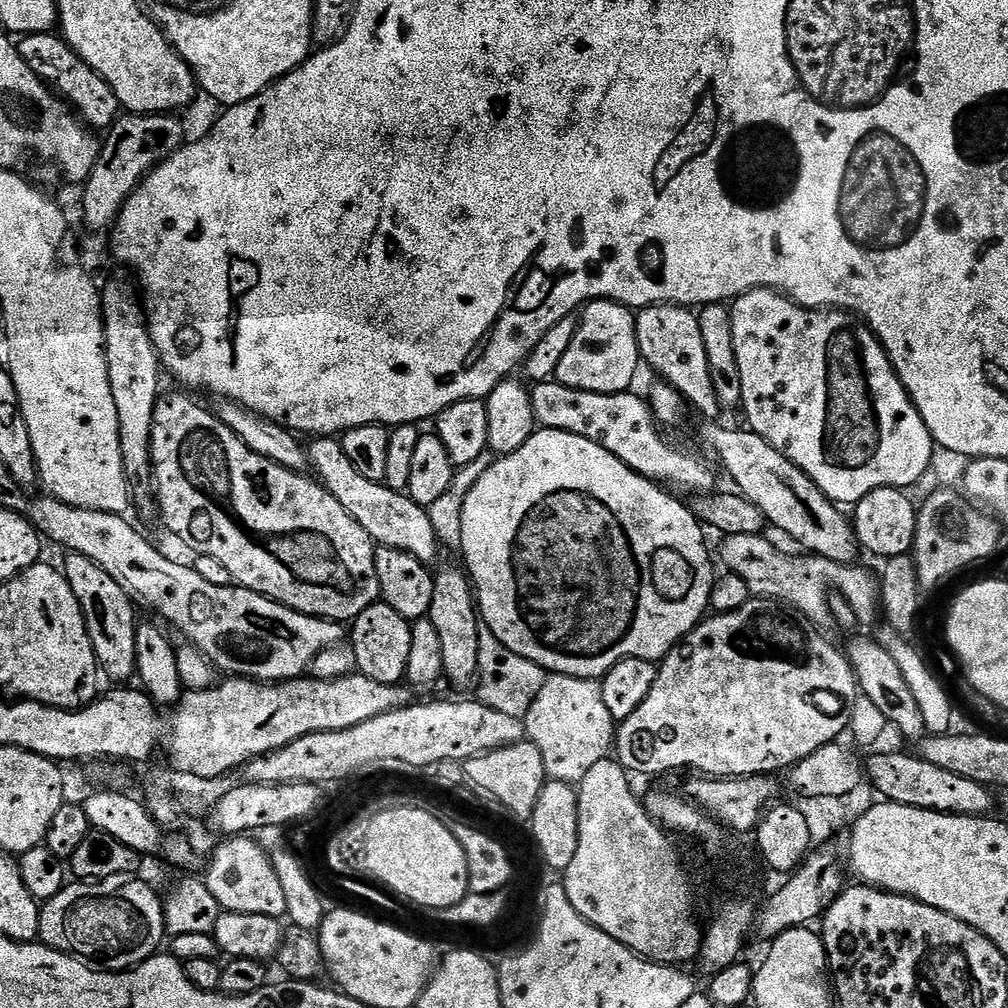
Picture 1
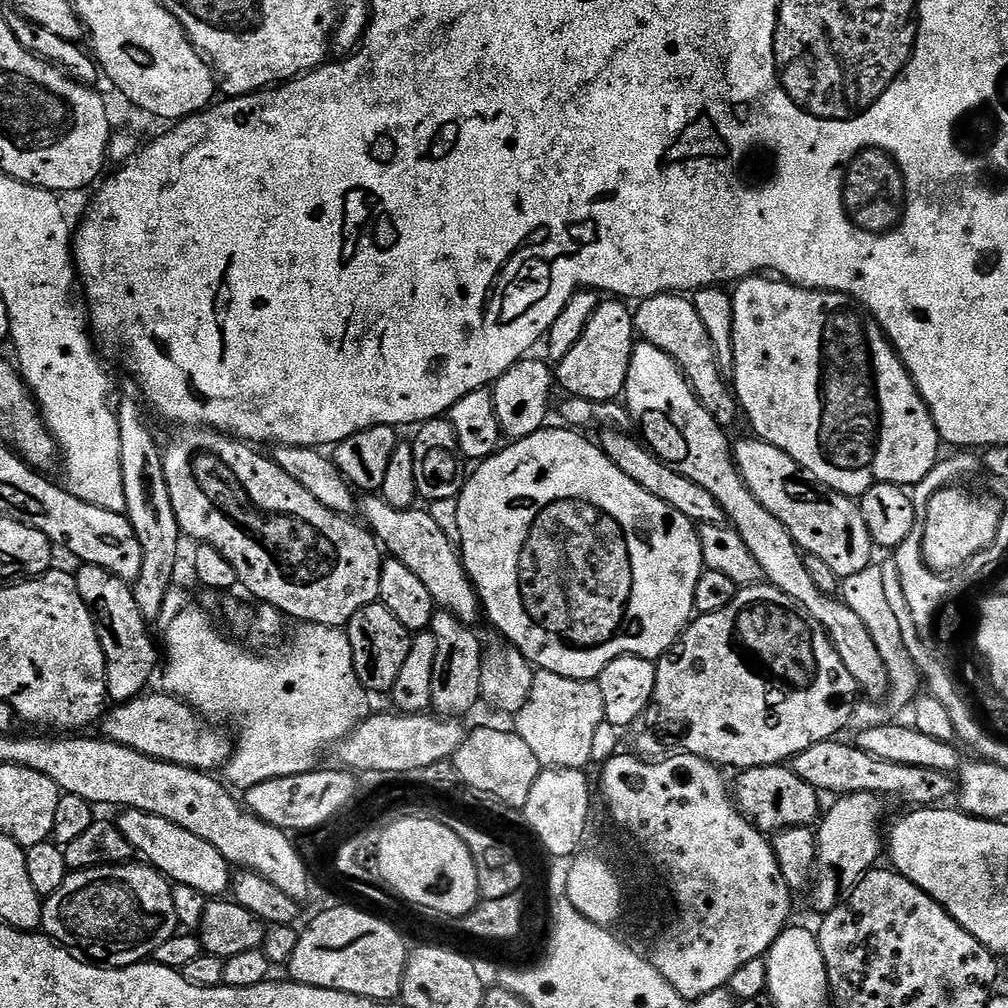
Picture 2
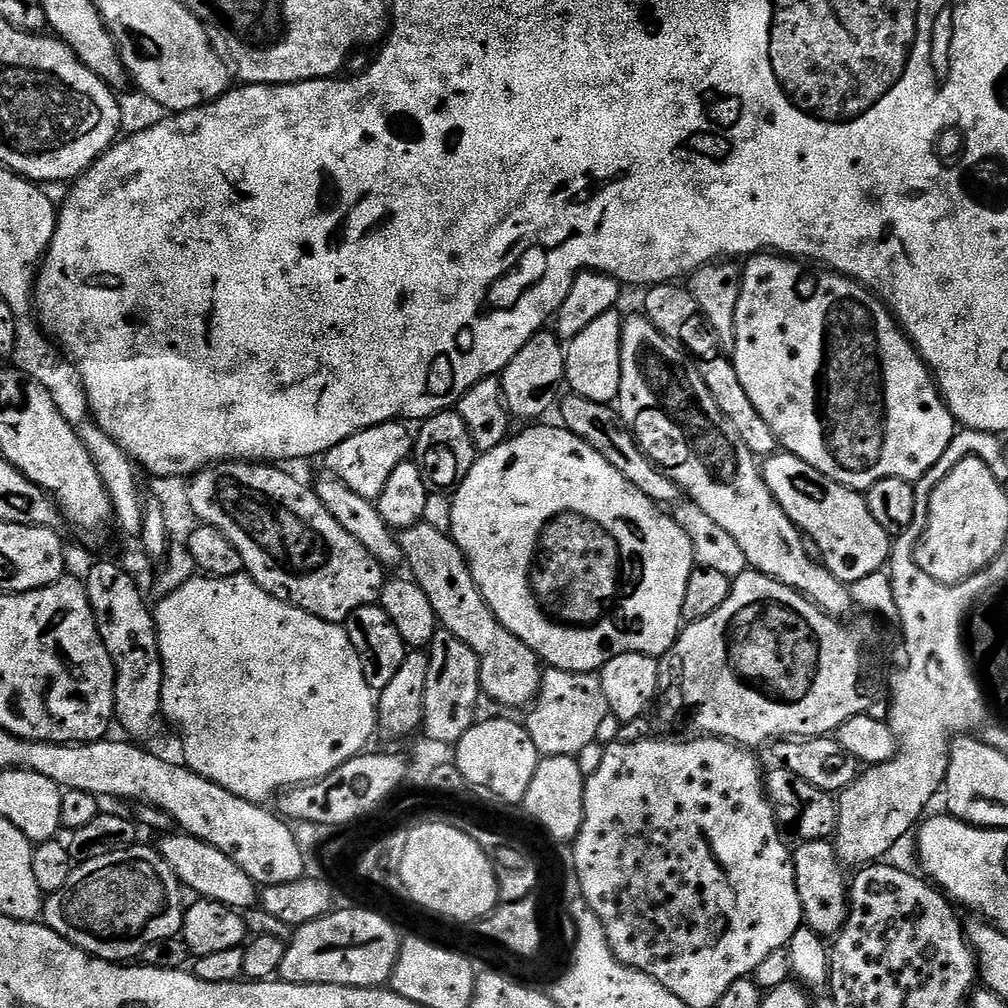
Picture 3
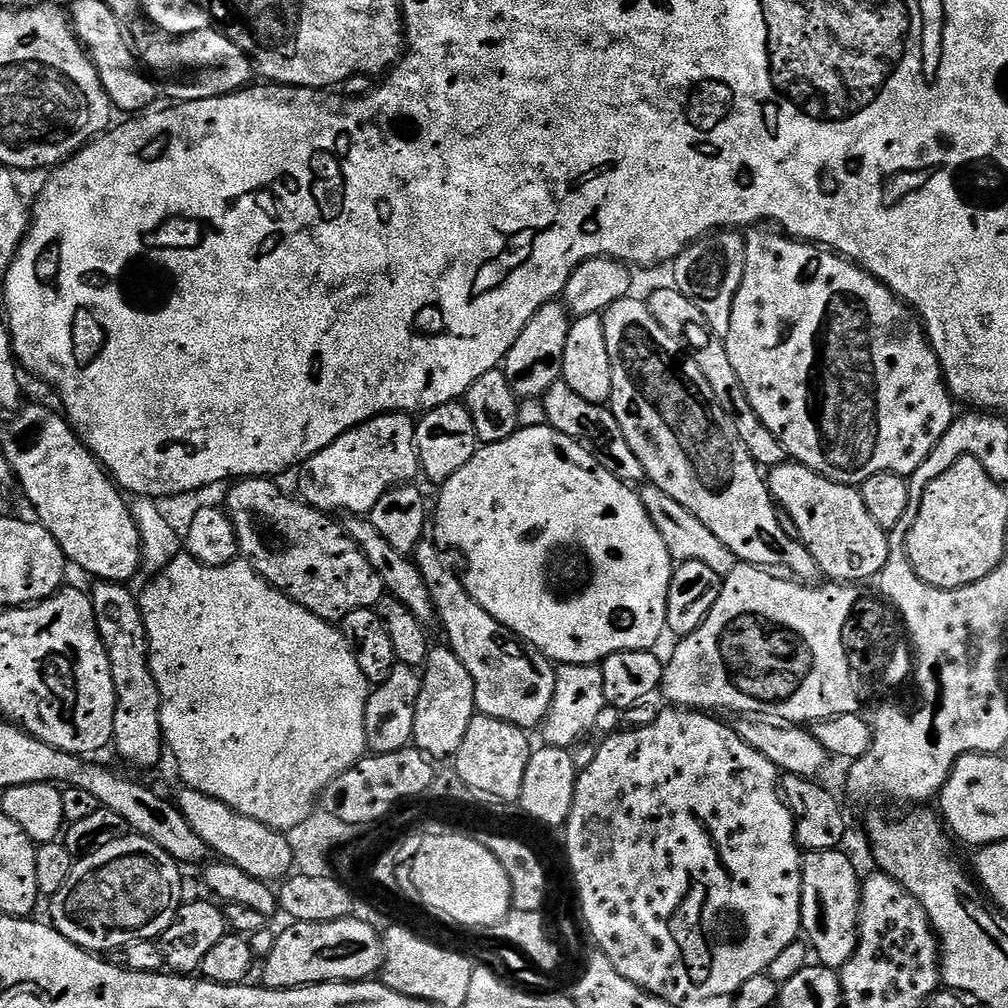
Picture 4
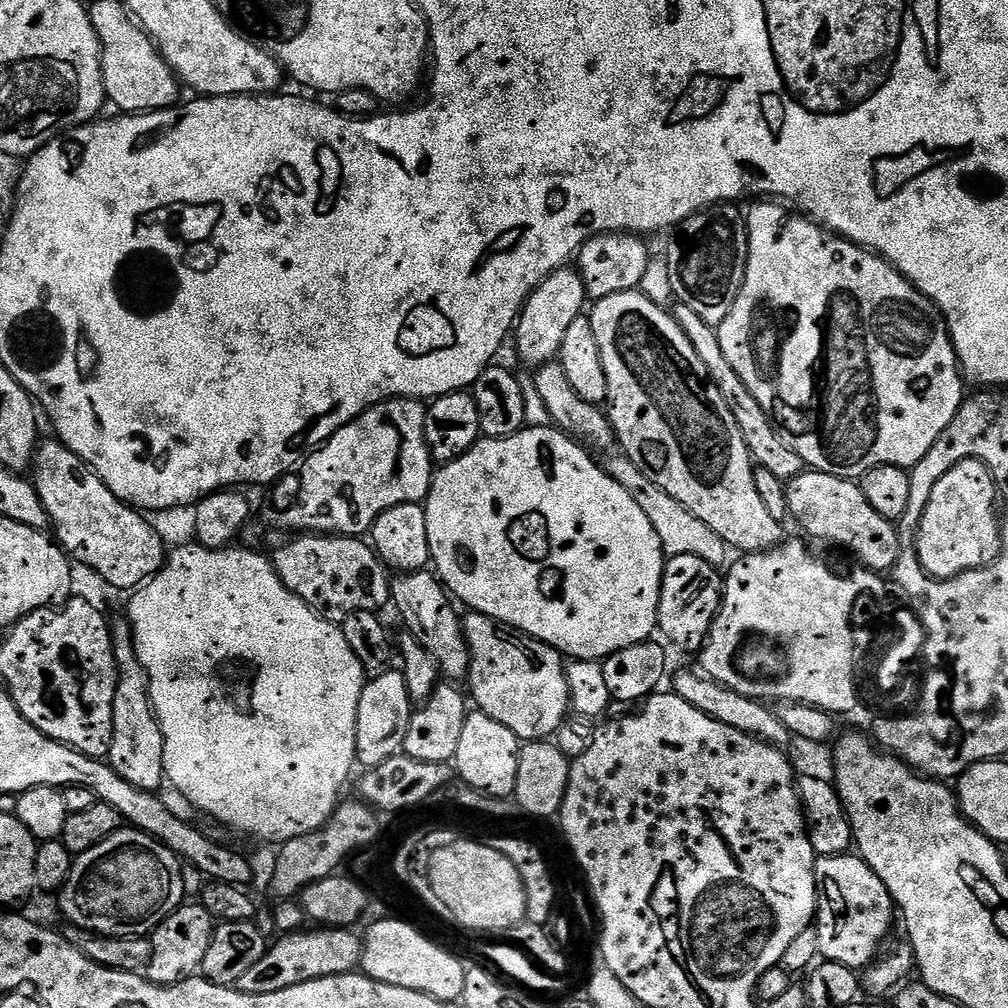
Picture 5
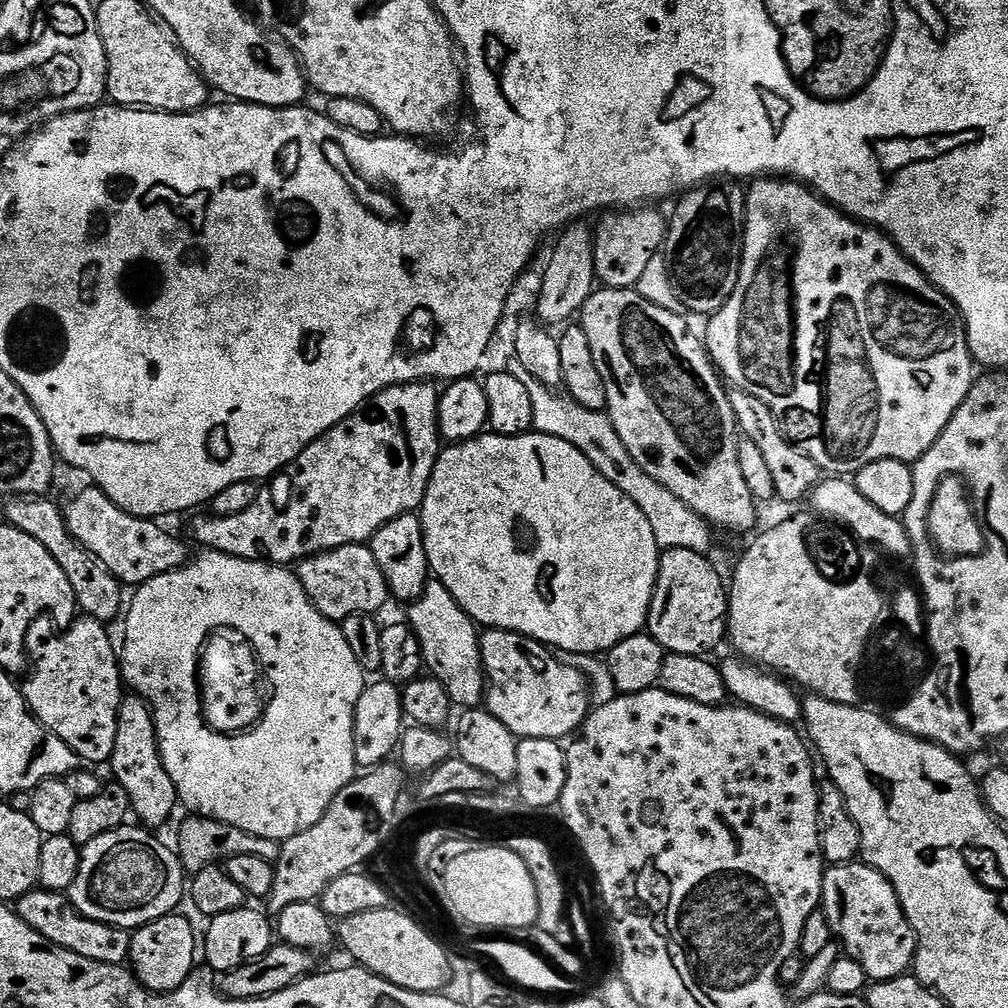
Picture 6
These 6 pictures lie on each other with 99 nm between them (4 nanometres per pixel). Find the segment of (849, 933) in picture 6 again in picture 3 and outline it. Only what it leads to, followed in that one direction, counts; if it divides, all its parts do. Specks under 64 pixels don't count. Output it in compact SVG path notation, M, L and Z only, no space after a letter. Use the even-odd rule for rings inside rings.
M806 840L795 845L792 862L796 875L798 898L802 902L804 924L822 938L835 937L848 916L849 885L845 869L836 859L835 847L828 840Z

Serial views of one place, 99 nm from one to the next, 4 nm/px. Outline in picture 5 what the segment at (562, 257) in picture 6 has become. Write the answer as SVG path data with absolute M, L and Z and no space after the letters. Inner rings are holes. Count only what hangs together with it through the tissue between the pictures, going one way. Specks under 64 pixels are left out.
M565 266L557 272L551 272L532 291L532 297L525 302L514 329L516 352L520 355L521 362L539 366L557 359L562 342L566 339L567 328L574 323L574 318L578 318L585 311L584 300L586 301L584 280L575 267Z

